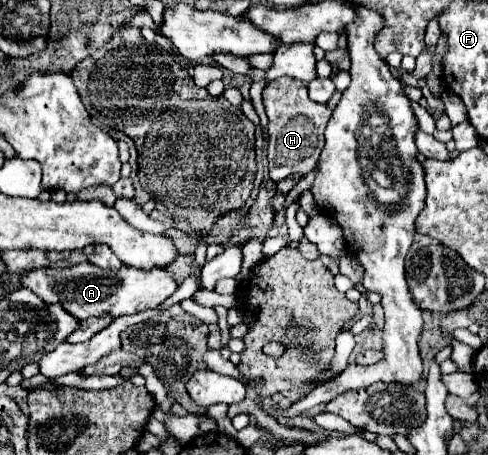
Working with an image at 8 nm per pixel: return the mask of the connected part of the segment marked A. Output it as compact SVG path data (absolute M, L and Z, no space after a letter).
M91 262L67 268L37 268L23 272L19 276L19 286L31 288L45 304L65 306L65 310L69 310L69 314L73 314L77 320L105 314L109 314L111 318L119 318L125 314L151 310L163 304L177 290L177 284L171 274L161 268L155 268L151 272L143 272L129 266L121 266L119 270L101 270Z

